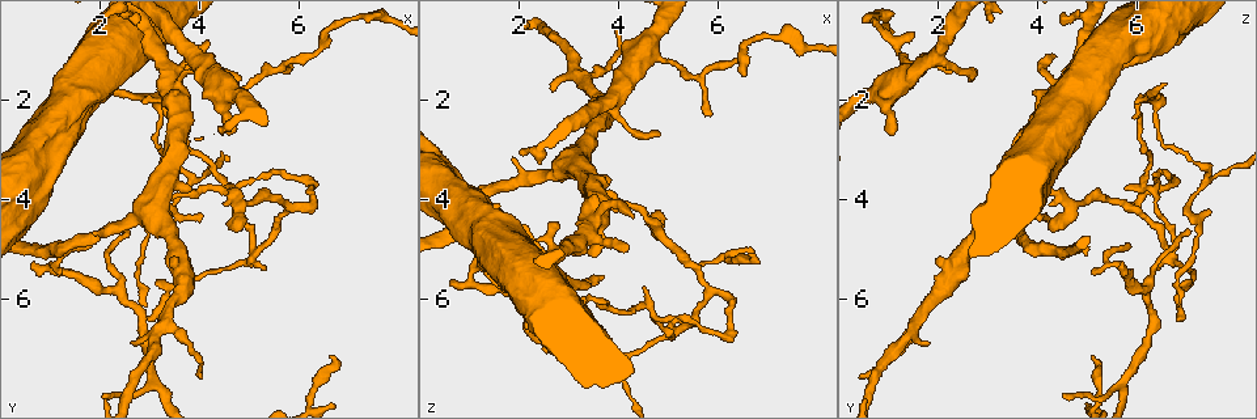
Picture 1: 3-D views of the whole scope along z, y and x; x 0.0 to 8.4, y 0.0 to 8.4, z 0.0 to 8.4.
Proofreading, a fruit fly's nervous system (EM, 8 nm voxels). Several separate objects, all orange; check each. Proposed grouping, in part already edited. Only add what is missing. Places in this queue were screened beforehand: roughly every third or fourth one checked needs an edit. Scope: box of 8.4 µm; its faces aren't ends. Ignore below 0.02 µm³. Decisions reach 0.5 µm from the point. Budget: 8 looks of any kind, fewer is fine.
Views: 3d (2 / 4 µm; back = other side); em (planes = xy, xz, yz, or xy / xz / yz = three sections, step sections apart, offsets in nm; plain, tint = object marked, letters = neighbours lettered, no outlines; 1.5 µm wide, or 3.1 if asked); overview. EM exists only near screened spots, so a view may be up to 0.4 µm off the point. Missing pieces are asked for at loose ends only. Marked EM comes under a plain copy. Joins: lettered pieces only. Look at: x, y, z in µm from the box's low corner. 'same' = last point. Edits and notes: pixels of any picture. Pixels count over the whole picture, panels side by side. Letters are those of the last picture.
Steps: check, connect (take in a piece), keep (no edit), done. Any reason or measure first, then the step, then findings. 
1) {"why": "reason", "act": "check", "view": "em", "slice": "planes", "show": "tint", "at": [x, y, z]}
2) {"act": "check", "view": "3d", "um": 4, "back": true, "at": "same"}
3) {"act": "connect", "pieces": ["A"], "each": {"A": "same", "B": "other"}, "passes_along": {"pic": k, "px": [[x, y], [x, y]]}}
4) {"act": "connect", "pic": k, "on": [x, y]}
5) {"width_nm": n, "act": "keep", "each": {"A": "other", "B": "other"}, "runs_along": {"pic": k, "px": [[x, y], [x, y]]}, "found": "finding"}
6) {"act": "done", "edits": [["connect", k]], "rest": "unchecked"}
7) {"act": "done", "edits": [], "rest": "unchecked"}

{"act": "check", "view": "em", "slice": "planes", "show": "letters", "at": [2.05, 8.00, 4.55]}

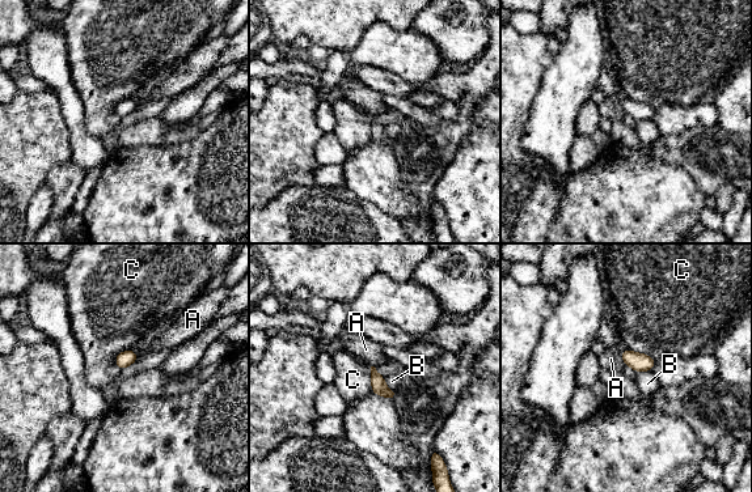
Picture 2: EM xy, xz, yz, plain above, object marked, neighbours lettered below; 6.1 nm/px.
{"width_nm": 100, "longest_contact_nm": ["C", 160], "act": "keep", "each": {"A": "other", "B": "other", "C": "other"}, "found": "none of them fits"}

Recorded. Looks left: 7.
{"why": "free end", "act": "check", "view": "em", "slice": "planes", "show": "tint", "at": [0.60, 5.35, 5.70]}

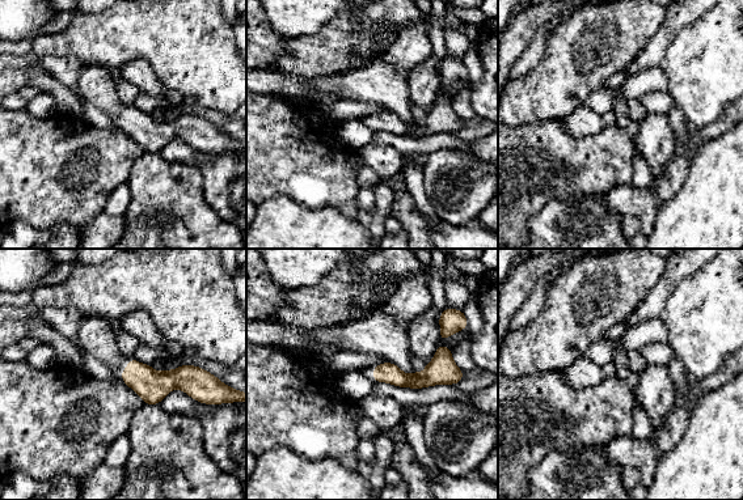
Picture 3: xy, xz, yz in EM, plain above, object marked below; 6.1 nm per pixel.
{"why": "what lies round it", "act": "check", "view": "em", "slice": "planes", "show": "letters", "at": "same"}

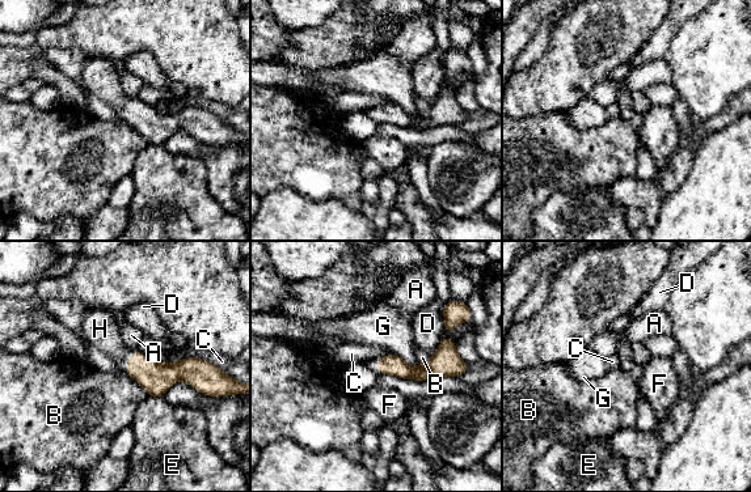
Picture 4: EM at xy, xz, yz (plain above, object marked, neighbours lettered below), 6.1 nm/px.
{"act": "connect", "pieces": ["H"], "each": {"A": "other", "B": "other", "C": "other", "D": "other", "E": "other", "F": "other", "G": "other", "H": "same"}, "passes_along": {"pic": 4, "px": [[155, 378], [129, 360], [101, 330]]}, "found": "the neuron continues"}

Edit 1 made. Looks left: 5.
{"act": "check", "view": "overview"}

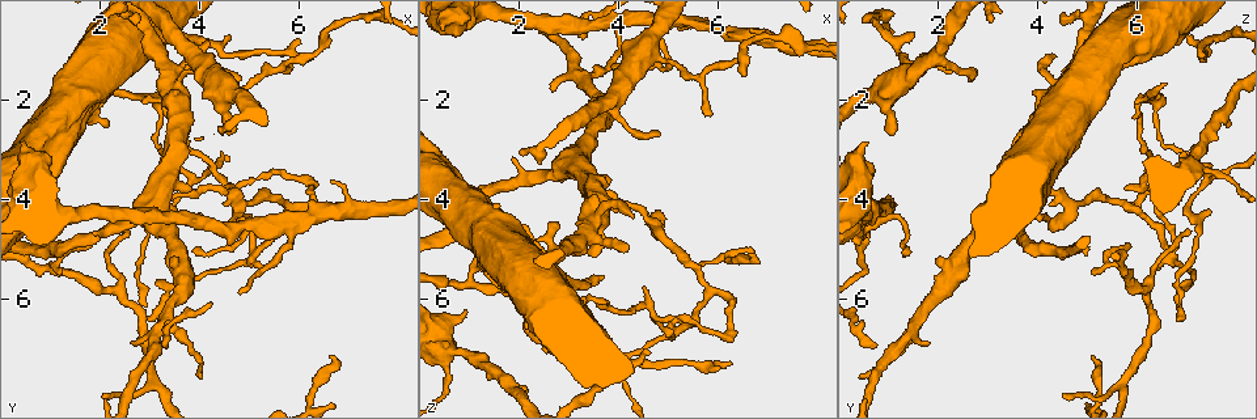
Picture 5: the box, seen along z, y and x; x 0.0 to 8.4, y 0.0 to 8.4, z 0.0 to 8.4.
{"why": "thin end", "act": "check", "view": "em", "slice": "planes", "show": "letters", "at": [4.25, 1.10, 4.35]}

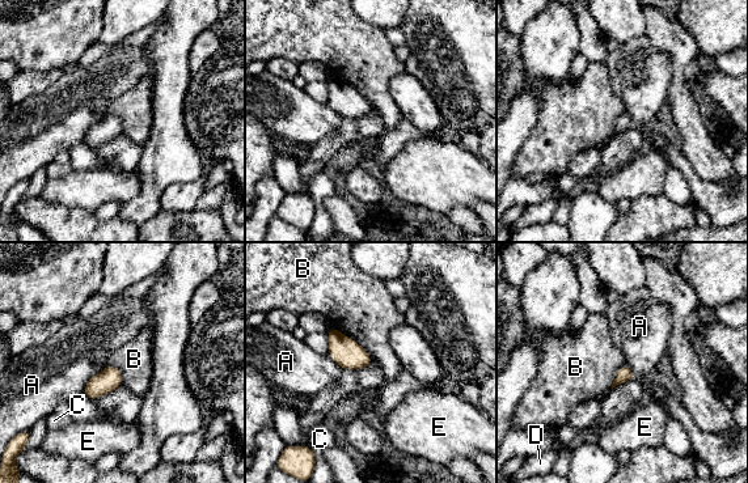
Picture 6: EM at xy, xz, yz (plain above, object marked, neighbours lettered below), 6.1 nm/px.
{"act": "keep", "each": {"A": "other", "B": "other", "C": "other", "D": "other", "E": "other"}, "border": {"pic": 6, "px": [[108, 365], [88, 381], [83, 393]]}, "found": "no lettered piece goes on from it"}

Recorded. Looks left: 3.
{"act": "done", "edits": [["connect", 4]], "rest": "unchecked"}

